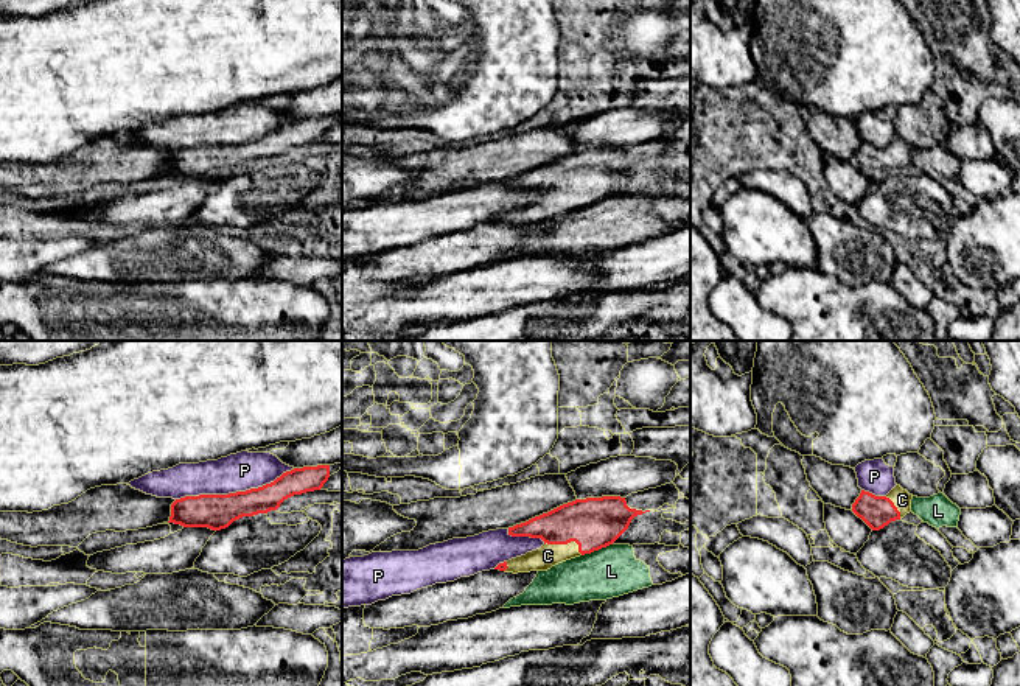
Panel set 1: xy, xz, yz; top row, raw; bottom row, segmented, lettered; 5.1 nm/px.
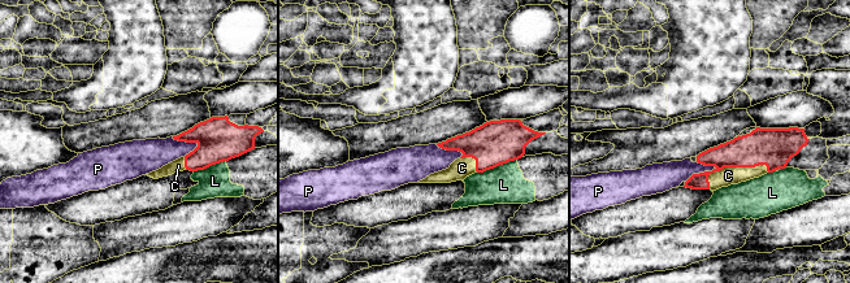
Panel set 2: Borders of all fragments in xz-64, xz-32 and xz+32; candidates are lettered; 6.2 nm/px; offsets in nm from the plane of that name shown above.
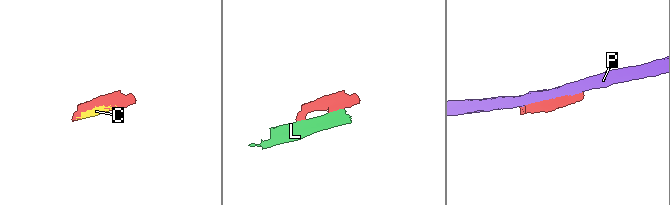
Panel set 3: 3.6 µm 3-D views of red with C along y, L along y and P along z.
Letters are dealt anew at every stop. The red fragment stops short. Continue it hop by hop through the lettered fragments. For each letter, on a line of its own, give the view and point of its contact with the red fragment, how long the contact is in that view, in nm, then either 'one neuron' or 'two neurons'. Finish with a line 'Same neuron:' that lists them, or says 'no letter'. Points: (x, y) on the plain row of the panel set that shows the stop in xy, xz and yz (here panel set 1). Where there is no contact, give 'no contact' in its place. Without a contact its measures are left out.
C: meets red in xz at (566, 195); contact 200 nm long; one neuron
L: meets red in xz at (596, 201); contact 170 nm long; two neurons
P: meets red in xy at (237, 143); contact 650 nm long; two neurons
Same neuron: C

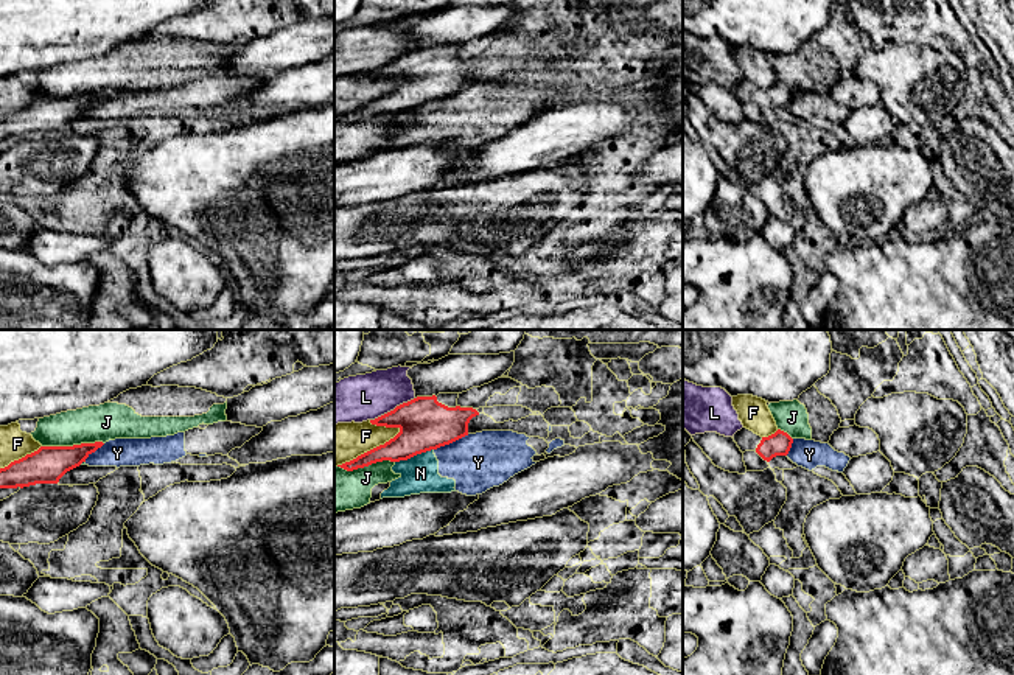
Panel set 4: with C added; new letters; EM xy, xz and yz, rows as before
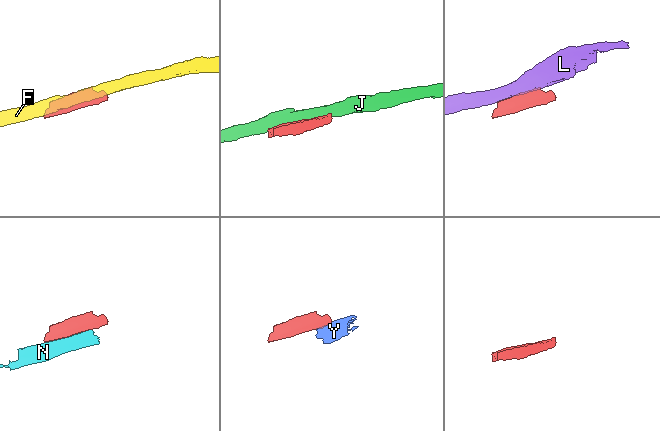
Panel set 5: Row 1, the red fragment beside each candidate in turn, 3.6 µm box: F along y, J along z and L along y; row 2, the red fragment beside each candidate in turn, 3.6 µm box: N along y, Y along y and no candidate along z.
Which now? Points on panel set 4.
F: meets red in xz at (370, 101); contact 380 nm long; two neurons
J: meets red in xy at (73, 97); contact 320 nm long; two neurons
L: meets red in xz at (394, 61); contact 260 nm long; two neurons
N: meets red in xz at (414, 106); contact 220 nm long; two neurons
Y: meets red in xz at (451, 94); contact 200 nm long; two neurons
Same neuron: no letter

